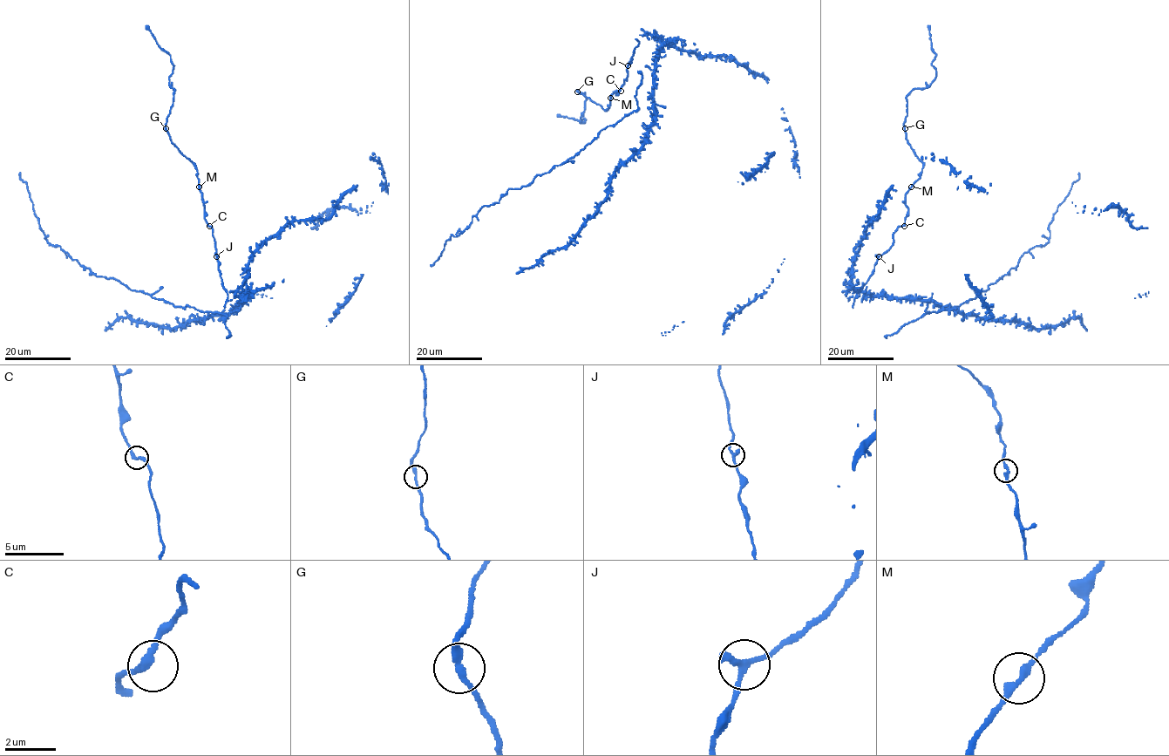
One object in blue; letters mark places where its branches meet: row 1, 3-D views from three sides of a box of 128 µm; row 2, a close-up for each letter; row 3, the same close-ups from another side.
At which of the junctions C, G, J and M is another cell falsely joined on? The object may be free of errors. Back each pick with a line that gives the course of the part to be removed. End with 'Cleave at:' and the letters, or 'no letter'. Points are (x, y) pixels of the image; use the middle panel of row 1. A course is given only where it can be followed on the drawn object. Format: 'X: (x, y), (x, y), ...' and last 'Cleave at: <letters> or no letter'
Cleave at: no letter

